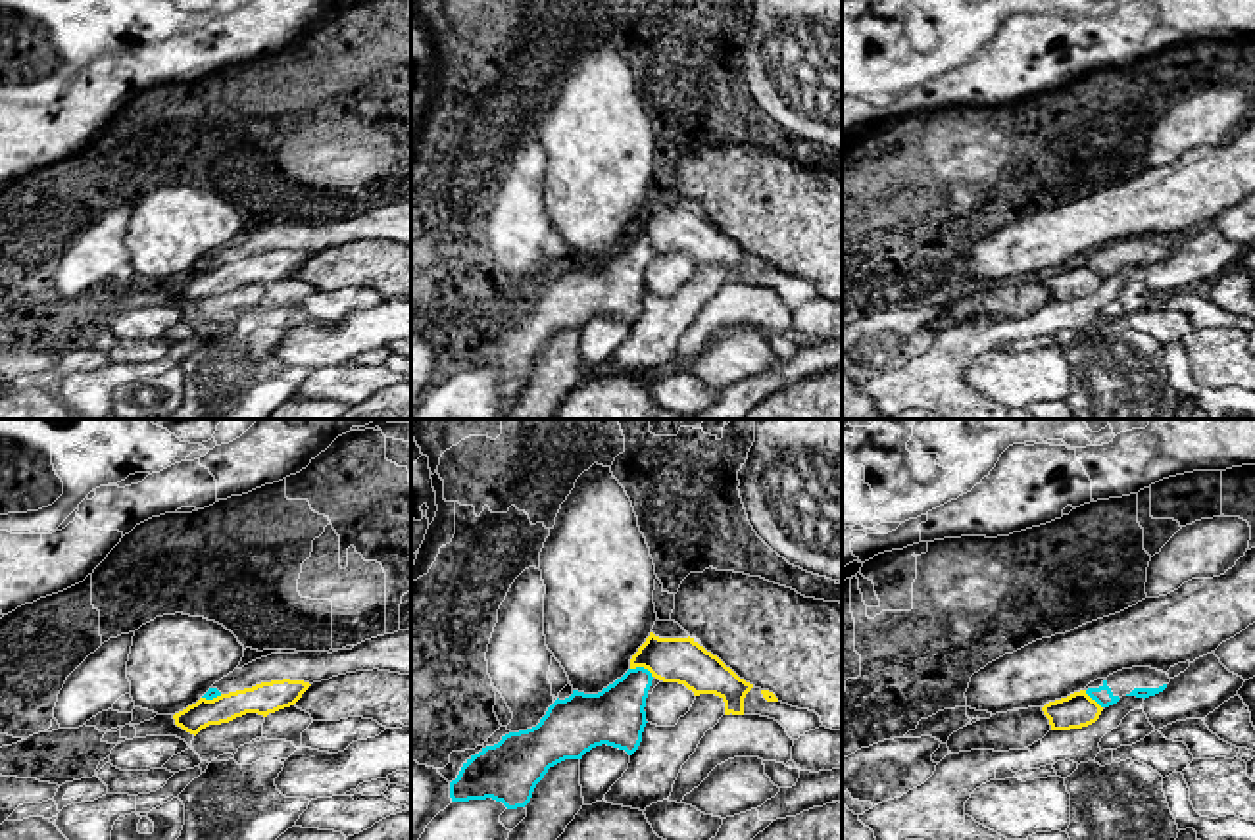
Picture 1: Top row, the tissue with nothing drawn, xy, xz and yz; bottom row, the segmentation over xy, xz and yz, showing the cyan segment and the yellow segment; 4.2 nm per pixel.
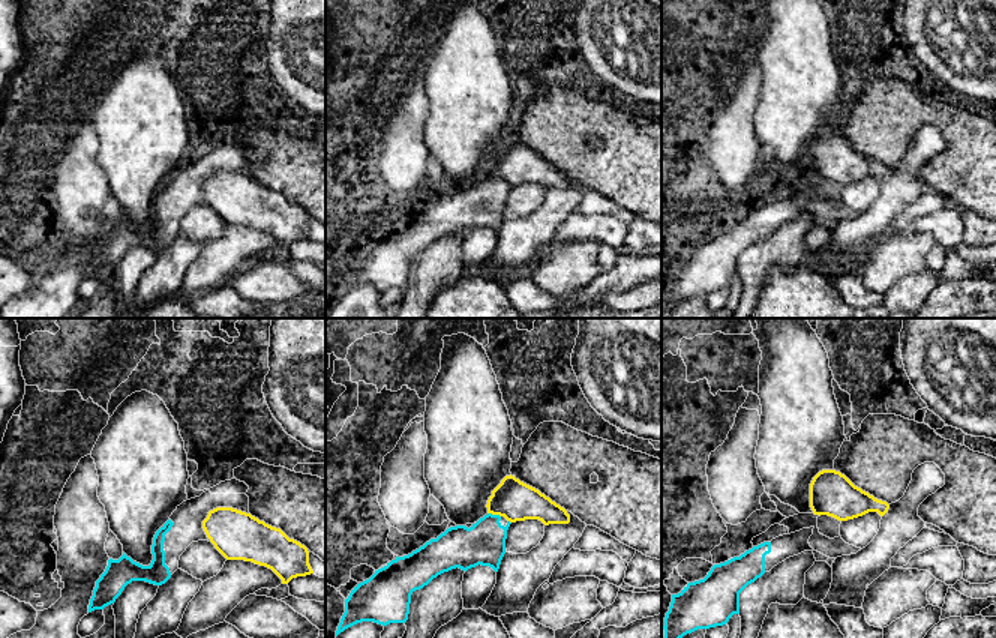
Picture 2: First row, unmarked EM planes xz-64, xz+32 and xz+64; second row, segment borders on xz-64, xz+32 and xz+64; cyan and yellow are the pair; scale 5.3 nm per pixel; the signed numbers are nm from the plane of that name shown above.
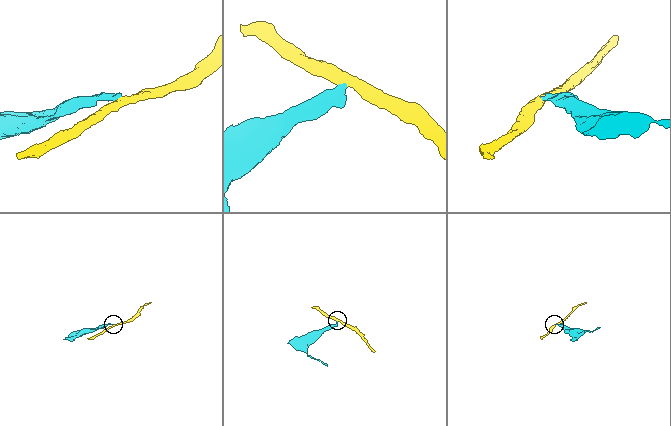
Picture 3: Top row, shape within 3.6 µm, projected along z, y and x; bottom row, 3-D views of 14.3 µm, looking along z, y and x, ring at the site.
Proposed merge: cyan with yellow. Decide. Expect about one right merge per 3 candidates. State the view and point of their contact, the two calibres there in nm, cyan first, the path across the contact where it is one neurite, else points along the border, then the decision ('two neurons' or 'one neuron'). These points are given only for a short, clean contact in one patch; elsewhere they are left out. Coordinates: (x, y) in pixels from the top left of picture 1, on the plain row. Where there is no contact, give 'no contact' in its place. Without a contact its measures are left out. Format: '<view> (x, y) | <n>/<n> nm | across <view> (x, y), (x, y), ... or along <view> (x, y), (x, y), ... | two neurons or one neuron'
xz (642, 237) | 240/190 nm | along xz (631, 237), (644, 237), (652, 247) | two neurons

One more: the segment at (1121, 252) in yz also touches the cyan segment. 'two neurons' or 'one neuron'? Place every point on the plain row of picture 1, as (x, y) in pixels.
one neuron

